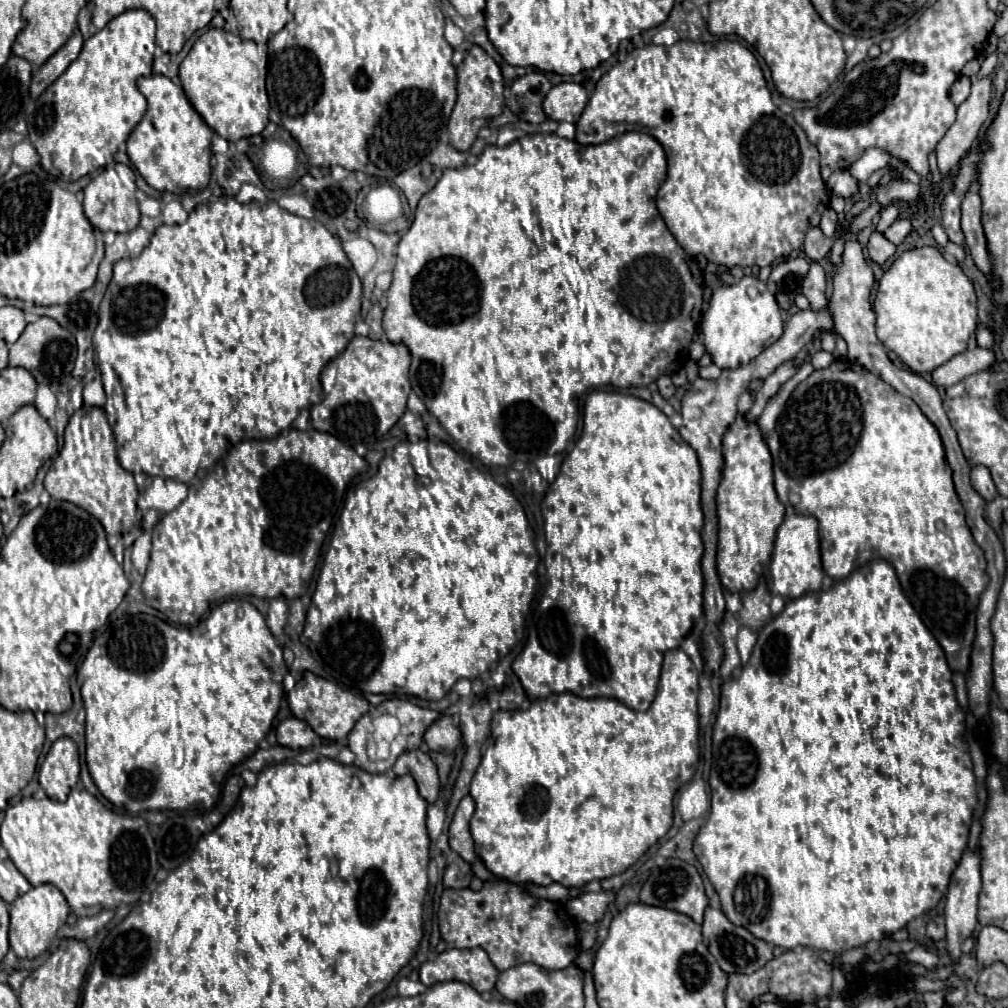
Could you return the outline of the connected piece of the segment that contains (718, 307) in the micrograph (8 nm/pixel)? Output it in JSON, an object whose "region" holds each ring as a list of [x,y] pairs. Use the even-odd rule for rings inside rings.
{"region":[[[743,277],[737,285],[717,287],[701,323],[703,345],[719,369],[737,369],[753,361],[765,347],[773,345],[783,333],[781,309],[765,283]]]}

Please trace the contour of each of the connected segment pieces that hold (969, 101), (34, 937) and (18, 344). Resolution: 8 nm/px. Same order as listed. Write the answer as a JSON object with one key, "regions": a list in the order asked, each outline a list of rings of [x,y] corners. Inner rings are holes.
{"regions":[[[[973,79],[969,97],[957,107],[955,123],[949,127],[949,131],[937,145],[937,163],[943,175],[949,173],[977,141],[981,129],[989,119],[989,101],[991,79]]],[[[39,885],[27,891],[23,897],[15,899],[10,914],[9,945],[19,959],[37,959],[43,955],[51,943],[57,939],[57,931],[65,925],[69,915],[69,905],[63,893],[55,885]]],[[[39,317],[35,323],[29,323],[21,337],[11,345],[9,367],[27,369],[37,383],[57,385],[63,377],[71,373],[75,357],[77,357],[75,337],[71,337],[71,333],[67,333],[67,329],[63,329],[57,321],[51,321],[49,317]]]]}

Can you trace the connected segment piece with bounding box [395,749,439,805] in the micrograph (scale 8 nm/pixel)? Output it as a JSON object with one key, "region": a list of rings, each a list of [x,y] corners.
{"region":[[[421,749],[403,753],[395,763],[395,775],[399,777],[407,773],[417,781],[421,797],[429,805],[435,805],[439,795],[439,771],[431,757]]]}

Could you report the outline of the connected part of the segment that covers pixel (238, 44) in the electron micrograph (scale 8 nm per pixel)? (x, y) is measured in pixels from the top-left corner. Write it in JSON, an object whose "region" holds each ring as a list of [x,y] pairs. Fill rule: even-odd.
{"region":[[[225,29],[205,31],[179,67],[179,79],[187,99],[205,123],[223,139],[239,141],[257,135],[269,123],[269,100],[265,87],[268,54],[265,44],[243,41]]]}

